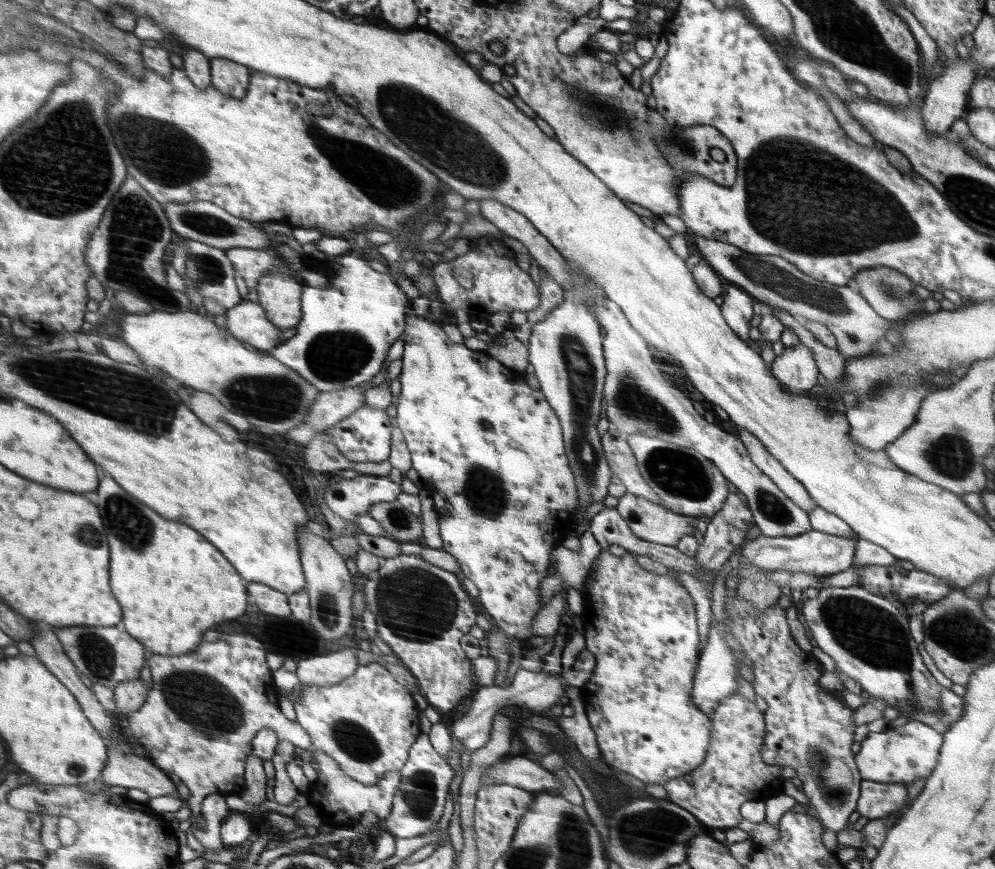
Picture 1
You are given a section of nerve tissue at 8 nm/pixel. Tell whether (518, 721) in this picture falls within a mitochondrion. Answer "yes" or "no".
no

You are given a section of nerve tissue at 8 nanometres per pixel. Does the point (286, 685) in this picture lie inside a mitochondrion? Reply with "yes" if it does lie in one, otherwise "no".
no

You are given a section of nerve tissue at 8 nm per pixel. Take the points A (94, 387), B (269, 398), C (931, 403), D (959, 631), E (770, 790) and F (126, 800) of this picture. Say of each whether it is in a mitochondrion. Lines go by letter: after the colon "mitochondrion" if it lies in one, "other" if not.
A: mitochondrion
B: mitochondrion
C: other
D: mitochondrion
E: other
F: other

